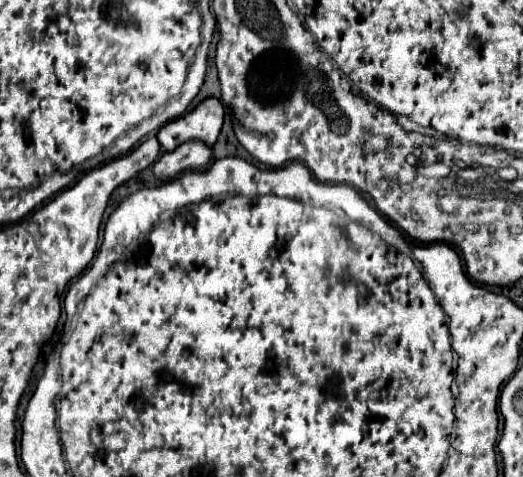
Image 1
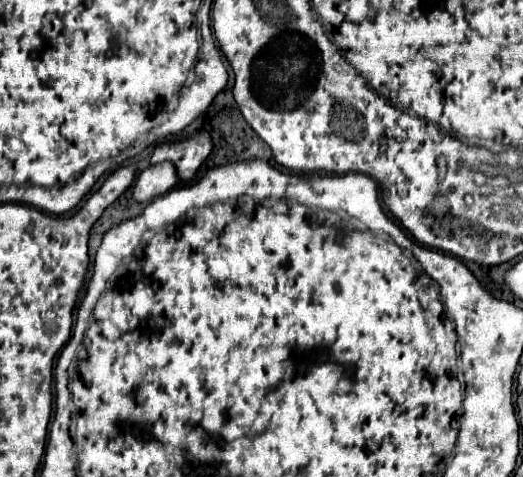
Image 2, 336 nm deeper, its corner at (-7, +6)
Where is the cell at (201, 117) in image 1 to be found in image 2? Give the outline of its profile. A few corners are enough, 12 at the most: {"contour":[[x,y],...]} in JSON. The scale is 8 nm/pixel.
{"contour":[[208,133],[158,145],[152,165],[170,161],[192,181],[212,151]]}

